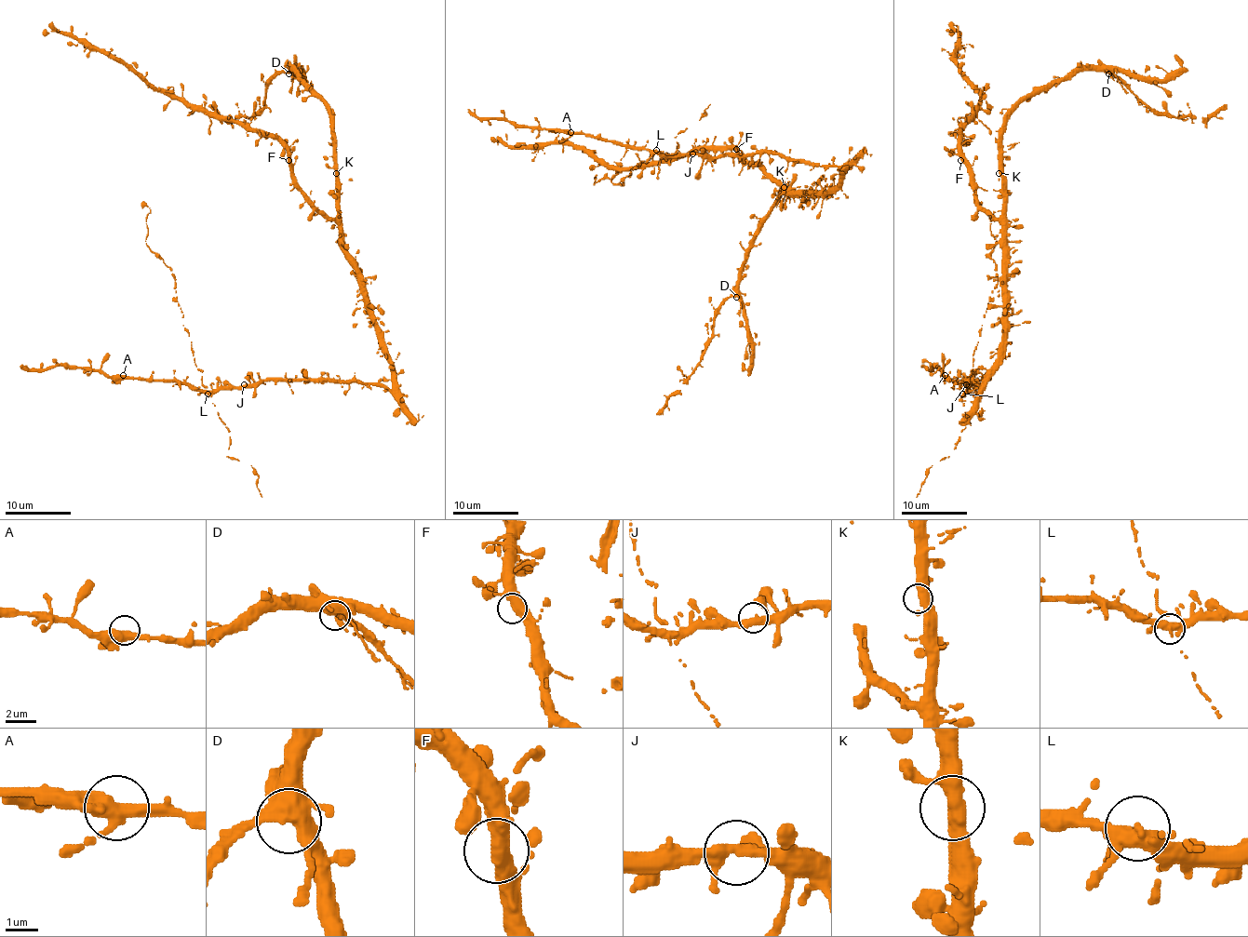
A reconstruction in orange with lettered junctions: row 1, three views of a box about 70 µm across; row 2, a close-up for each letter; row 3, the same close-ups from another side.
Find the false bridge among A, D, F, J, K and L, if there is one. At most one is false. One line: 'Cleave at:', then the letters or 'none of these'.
Cleave at: none of these

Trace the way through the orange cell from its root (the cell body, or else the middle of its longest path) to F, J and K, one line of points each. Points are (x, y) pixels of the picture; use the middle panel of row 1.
F: (820, 192), (789, 192), (756, 164), (746, 162), (736, 149)
J: (820, 192), (830, 192), (839, 181), (837, 167), (792, 162), (766, 153), (717, 157), (692, 153)
K: (820, 192), (787, 192), (784, 187)

